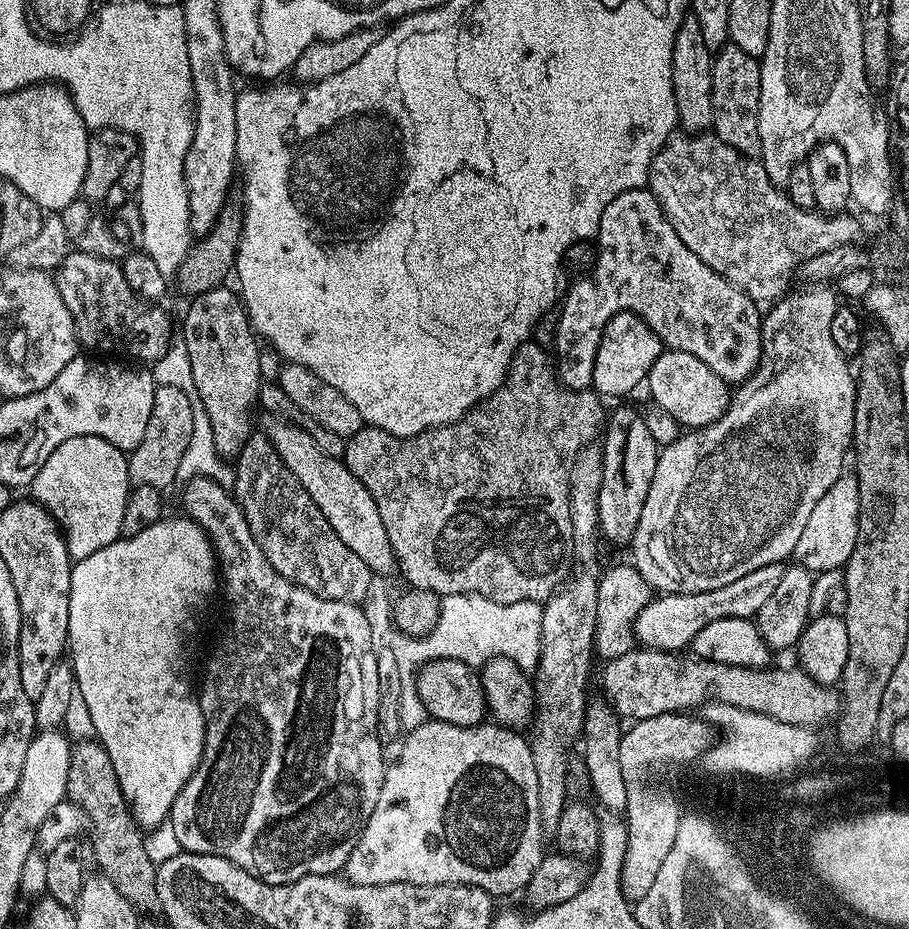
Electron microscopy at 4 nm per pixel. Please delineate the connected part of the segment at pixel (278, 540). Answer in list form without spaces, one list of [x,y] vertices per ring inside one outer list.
[[[253,431],[246,446],[234,457],[234,467],[236,501],[240,503],[246,526],[250,526],[250,534],[254,534],[254,542],[258,542],[262,554],[266,554],[270,566],[274,566],[282,578],[322,598],[360,604],[366,598],[374,574],[366,562],[334,534],[322,510],[314,506],[314,498],[302,490],[298,478],[294,478],[282,458],[278,458],[278,450],[274,450],[263,431]]]

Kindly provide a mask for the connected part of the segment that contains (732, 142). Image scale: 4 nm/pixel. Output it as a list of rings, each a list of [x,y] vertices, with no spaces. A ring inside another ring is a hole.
[[[731,42],[723,44],[712,57],[712,127],[711,131],[738,154],[759,157],[762,137],[758,135],[760,105],[760,62]]]

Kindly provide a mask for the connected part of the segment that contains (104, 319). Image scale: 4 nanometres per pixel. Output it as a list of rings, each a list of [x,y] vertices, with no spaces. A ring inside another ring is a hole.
[[[72,250],[55,269],[54,279],[66,308],[74,318],[76,339],[81,345],[104,348],[109,336],[122,351],[137,356],[132,358],[140,362],[155,362],[168,353],[173,340],[172,320],[167,310],[160,308],[164,306],[159,303],[136,296],[134,290],[130,290],[123,267],[117,261]]]

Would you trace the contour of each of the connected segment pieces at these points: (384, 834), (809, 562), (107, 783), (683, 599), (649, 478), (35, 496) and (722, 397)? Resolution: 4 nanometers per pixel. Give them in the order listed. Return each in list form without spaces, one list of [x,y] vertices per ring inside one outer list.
[[[431,718],[425,719],[424,723],[419,724],[417,728],[411,729],[407,733],[408,736],[404,740],[404,745],[400,748],[400,753],[396,756],[396,761],[387,765],[384,773],[384,781],[382,782],[382,790],[378,794],[378,802],[374,806],[374,810],[370,814],[370,818],[366,822],[366,826],[362,830],[360,835],[360,841],[354,846],[354,850],[350,854],[350,858],[344,863],[342,869],[342,875],[345,880],[349,880],[351,884],[357,884],[358,886],[378,886],[379,884],[468,884],[471,888],[480,888],[484,892],[488,893],[493,898],[499,898],[499,896],[508,896],[511,892],[519,893],[521,890],[527,888],[530,878],[534,874],[534,870],[538,870],[538,866],[544,861],[546,855],[546,849],[544,849],[544,837],[546,837],[546,831],[543,822],[540,820],[539,814],[539,802],[538,802],[538,781],[537,771],[534,770],[534,754],[531,753],[531,743],[527,739],[524,740],[520,737],[519,731],[510,729],[508,727],[501,727],[495,722],[485,722],[474,726],[473,728],[463,728],[462,726],[454,726],[453,724],[447,724],[441,720],[434,720]]]
[[[846,472],[819,499],[818,505],[814,506],[814,511],[810,514],[801,537],[798,538],[798,546],[792,555],[793,561],[813,574],[844,567],[857,544],[859,525],[860,484],[855,473]]]
[[[82,740],[73,747],[66,790],[67,799],[84,813],[90,836],[92,832],[90,852],[96,855],[98,872],[114,884],[115,889],[133,905],[137,913],[159,913],[160,899],[156,885],[158,865],[150,858],[150,854],[146,854],[142,829],[132,817],[120,783],[116,781],[114,762],[110,762],[110,754],[106,754],[99,740]]]
[[[783,563],[758,566],[758,570],[750,570],[750,574],[742,574],[742,578],[726,586],[718,586],[718,590],[657,595],[649,600],[640,612],[634,625],[635,639],[646,648],[679,653],[684,648],[687,649],[698,630],[710,626],[710,622],[722,622],[722,618],[752,620],[758,614],[758,610],[762,610],[762,605],[770,599],[770,594],[774,594],[784,570]]]
[[[616,408],[611,409],[606,420],[606,427],[602,432],[602,486],[598,490],[598,518],[600,519],[599,535],[604,536],[612,544],[631,545],[632,536],[638,526],[638,518],[642,518],[642,505],[646,503],[646,494],[650,494],[650,482],[654,482],[654,466],[658,466],[660,448],[650,434],[641,409]]]
[[[79,436],[62,442],[32,479],[31,499],[41,504],[60,525],[73,561],[90,558],[102,546],[122,536],[122,514],[130,491],[128,456],[97,436]]]
[[[671,350],[661,353],[656,356],[646,377],[646,389],[652,395],[651,403],[666,410],[680,426],[688,430],[705,428],[722,418],[730,403],[729,384],[718,378],[718,374],[714,374],[714,370],[710,370],[702,358],[694,358],[694,354]]]

